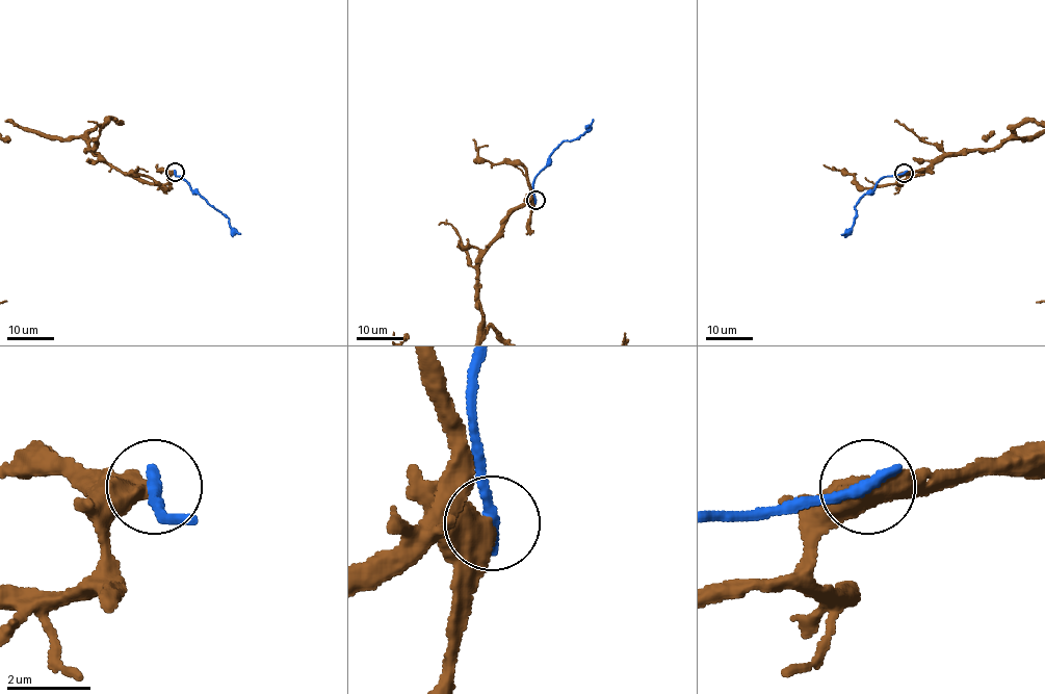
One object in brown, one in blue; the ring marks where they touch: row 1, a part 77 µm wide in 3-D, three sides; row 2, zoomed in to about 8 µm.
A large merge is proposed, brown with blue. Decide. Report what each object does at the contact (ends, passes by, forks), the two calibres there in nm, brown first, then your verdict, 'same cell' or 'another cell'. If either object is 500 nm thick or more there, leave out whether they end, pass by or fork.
calibres 650 and 360 nm; another cell

